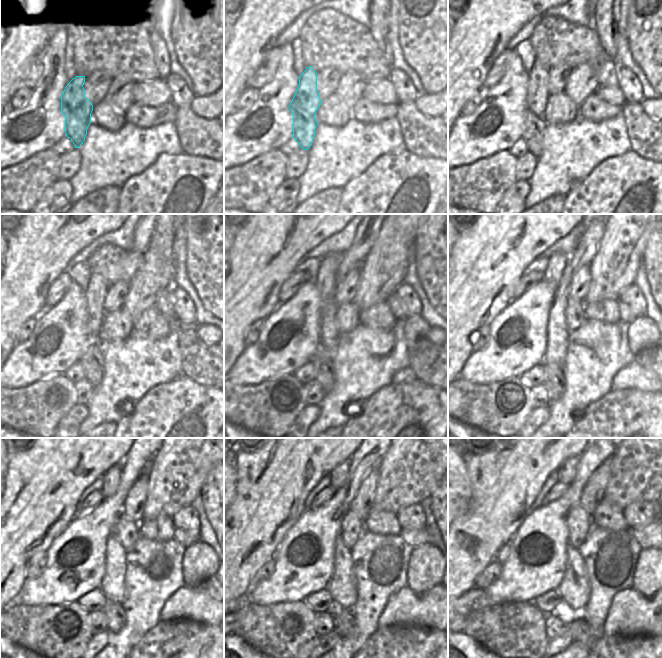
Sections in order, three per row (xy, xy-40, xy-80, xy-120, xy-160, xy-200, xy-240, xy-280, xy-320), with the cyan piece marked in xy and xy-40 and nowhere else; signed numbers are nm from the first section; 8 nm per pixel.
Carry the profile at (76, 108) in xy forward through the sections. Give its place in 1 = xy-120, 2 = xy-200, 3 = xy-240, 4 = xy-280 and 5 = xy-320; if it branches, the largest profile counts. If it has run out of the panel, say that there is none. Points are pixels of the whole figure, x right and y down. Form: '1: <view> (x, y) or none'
1: xy-120 (92, 361)
2: xy-200 (555, 383)
3: xy-240 (115, 614)
4: xy-280 (343, 620)
5: xy-320 (569, 626)

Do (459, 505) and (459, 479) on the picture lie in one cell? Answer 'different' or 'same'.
same

